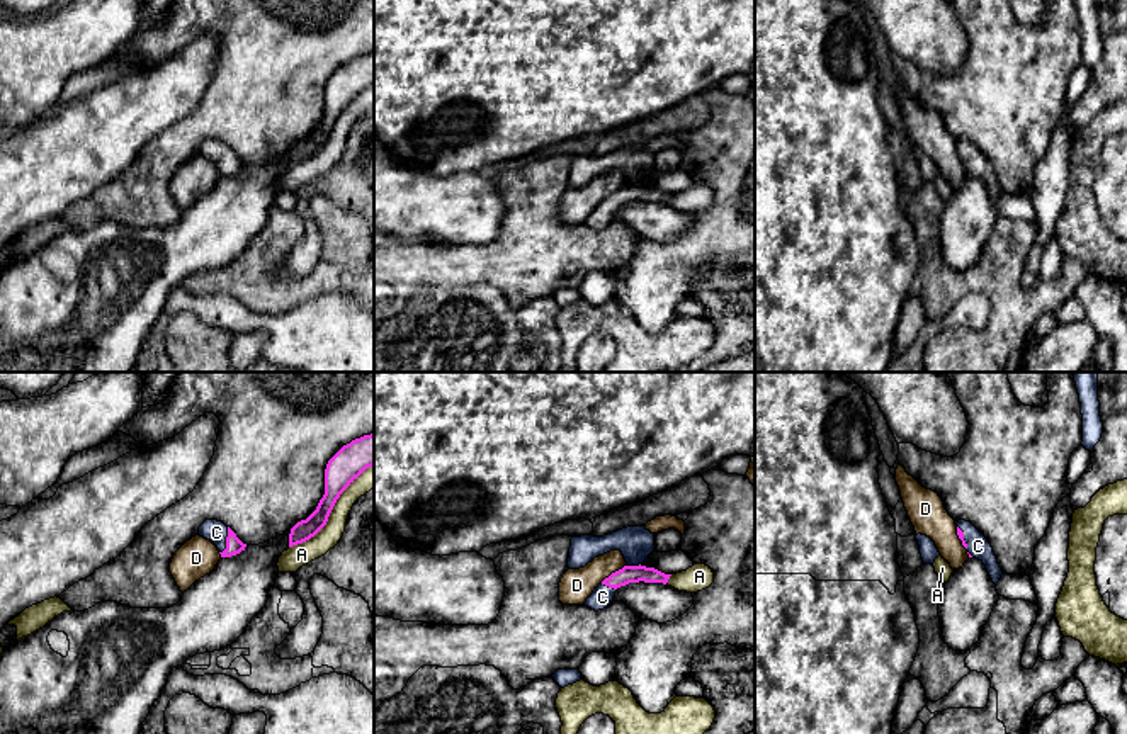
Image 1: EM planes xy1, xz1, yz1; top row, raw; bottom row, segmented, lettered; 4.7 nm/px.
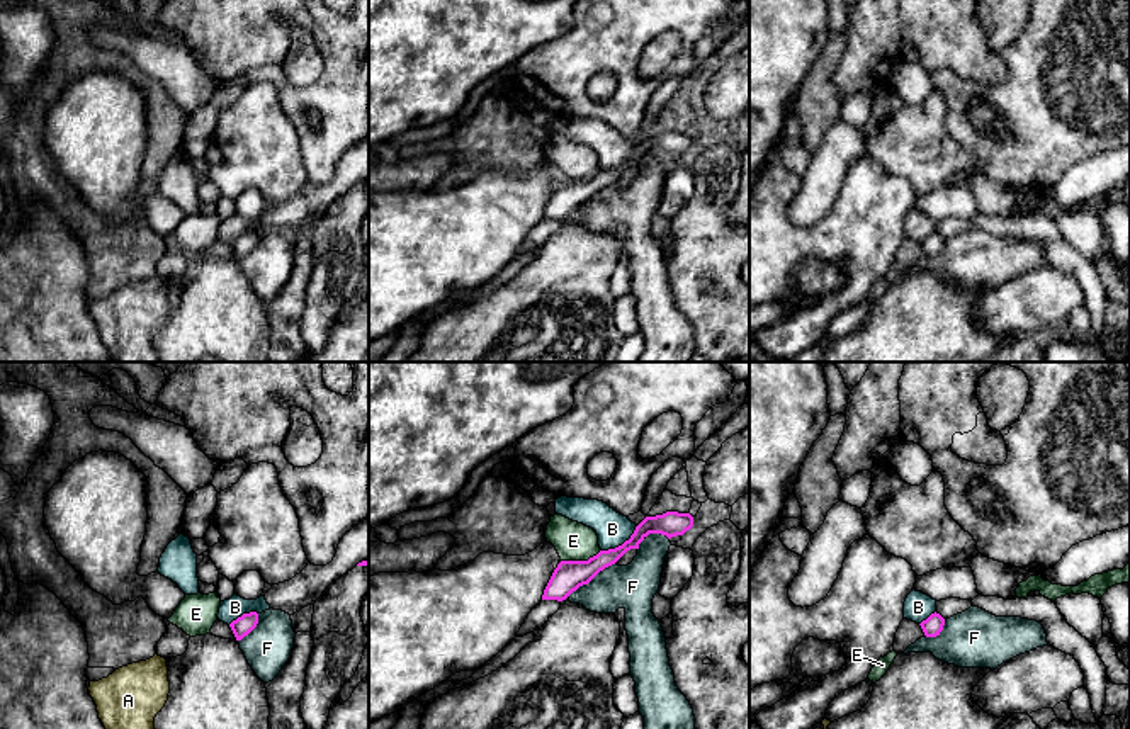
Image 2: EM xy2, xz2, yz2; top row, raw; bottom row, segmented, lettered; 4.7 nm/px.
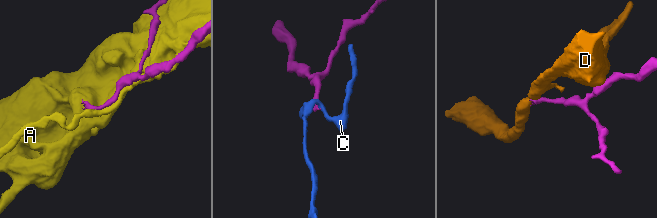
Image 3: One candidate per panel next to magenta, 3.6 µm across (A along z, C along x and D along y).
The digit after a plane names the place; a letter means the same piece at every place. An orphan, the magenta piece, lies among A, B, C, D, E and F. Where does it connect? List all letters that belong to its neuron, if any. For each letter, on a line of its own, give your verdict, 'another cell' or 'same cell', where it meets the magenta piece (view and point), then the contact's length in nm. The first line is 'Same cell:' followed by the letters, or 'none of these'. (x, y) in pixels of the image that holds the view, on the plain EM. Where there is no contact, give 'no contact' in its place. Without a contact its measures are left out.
Same cell: C
A: another cell; contact xy1 (330, 131); length 550 nm
B: another cell; contact xz2 (622, 163); length 220 nm
C: same cell; contact xy1 (226, 160); length 130 nm
D: another cell; contact xz1 (612, 192); length 160 nm
E: another cell; contact xz2 (580, 180); length 200 nm
F: another cell; contact xz2 (590, 199); length 280 nm

